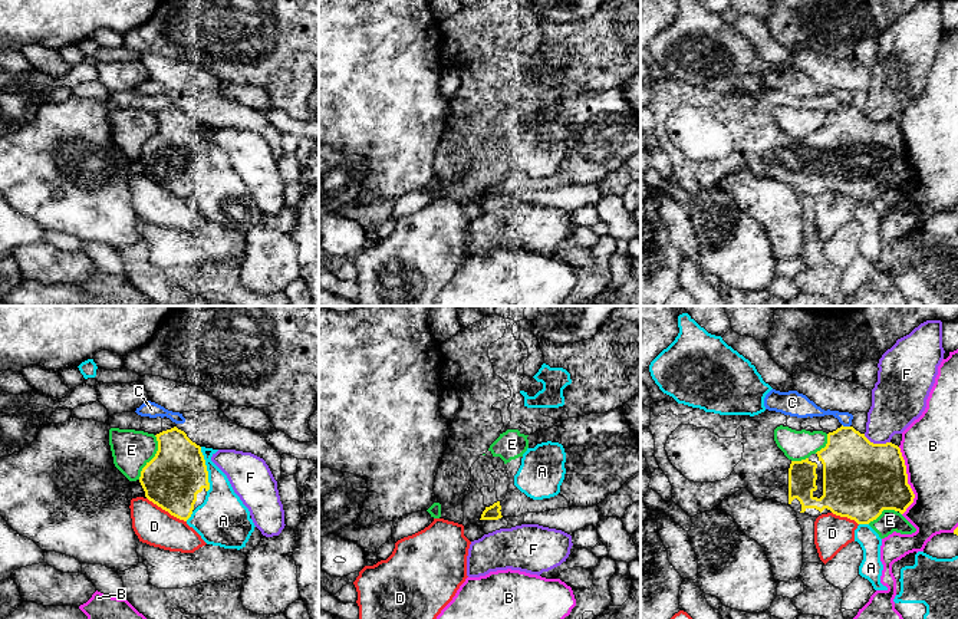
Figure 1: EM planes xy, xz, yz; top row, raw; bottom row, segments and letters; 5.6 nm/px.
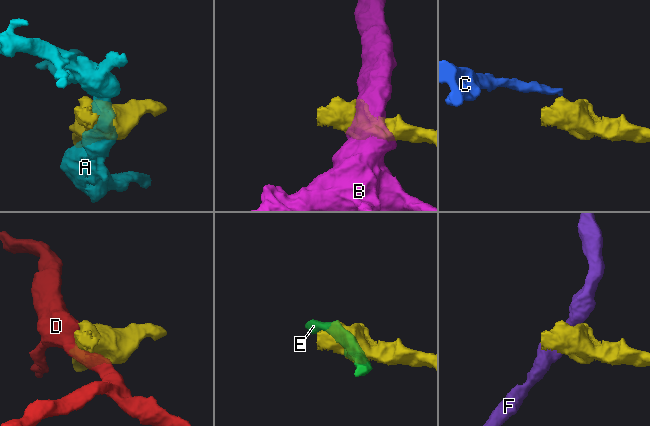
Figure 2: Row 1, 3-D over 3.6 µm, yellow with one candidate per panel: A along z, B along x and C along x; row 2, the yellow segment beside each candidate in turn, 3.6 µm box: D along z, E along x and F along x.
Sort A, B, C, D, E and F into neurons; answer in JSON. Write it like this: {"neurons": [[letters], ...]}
{"neurons": [["A"], ["B"], ["C"], ["D"], ["E"], ["F"]]}

